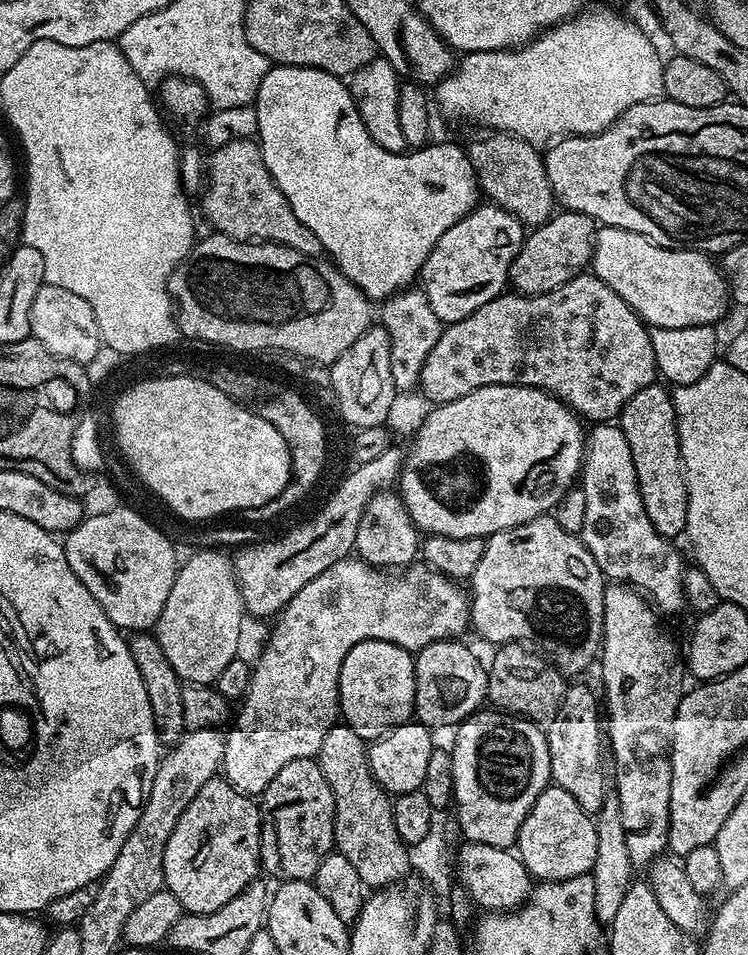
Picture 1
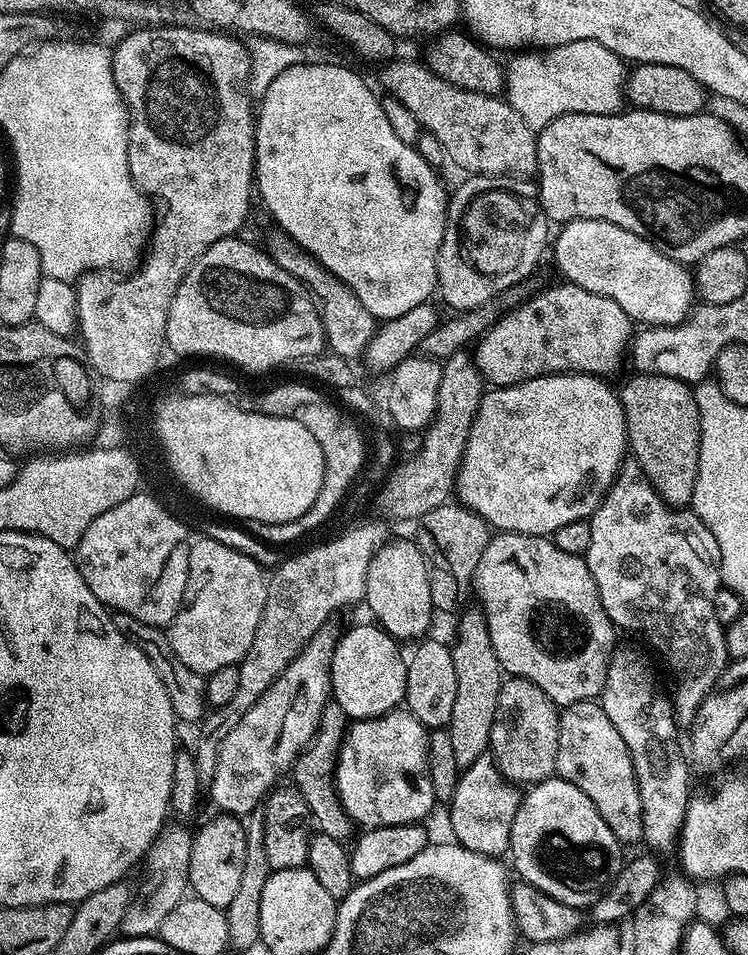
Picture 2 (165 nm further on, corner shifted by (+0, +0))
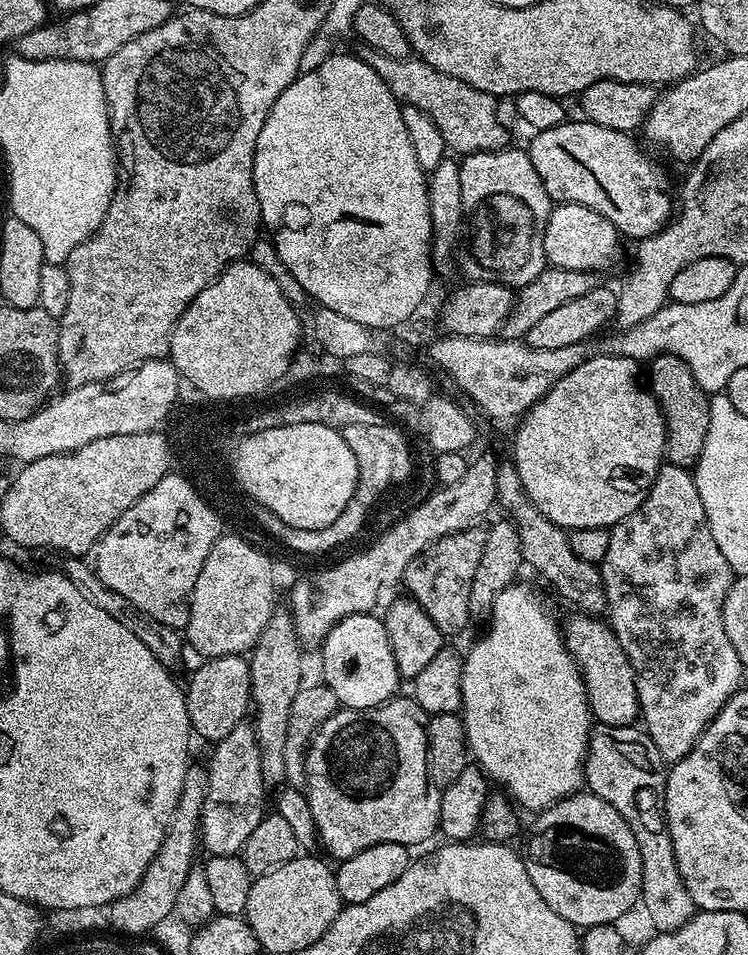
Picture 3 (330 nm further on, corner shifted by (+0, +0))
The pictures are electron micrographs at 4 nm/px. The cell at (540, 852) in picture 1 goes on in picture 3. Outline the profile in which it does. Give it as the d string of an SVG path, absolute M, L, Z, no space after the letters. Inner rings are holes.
M581 790L545 808L533 820L536 821L532 824L528 845L522 848L526 874L530 874L534 890L542 894L546 906L550 906L554 914L583 930L599 924L616 924L632 907L640 904L642 854L626 818L622 818L610 802L602 802L593 792Z

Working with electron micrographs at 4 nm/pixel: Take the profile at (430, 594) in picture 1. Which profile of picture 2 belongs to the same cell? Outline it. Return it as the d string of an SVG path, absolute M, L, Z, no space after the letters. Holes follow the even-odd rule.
M322 630L308 643L292 660L290 666L283 674L273 682L270 690L246 710L242 722L234 726L234 730L223 733L218 744L216 754L216 769L214 778L210 782L212 788L212 800L217 804L221 813L247 818L257 811L265 803L269 792L273 791L275 782L279 776L287 777L292 771L301 752L308 747L309 742L315 738L316 731L322 718L322 710L330 702L332 695L332 638L328 630Z

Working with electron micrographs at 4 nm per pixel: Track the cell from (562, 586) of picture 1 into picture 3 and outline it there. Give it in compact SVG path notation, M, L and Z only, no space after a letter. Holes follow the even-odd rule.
M575 615L563 621L564 645L568 647L569 654L584 678L595 723L623 728L635 725L640 716L636 671L632 668L630 658L626 658L626 650L622 650L622 642L618 642L611 627L603 619L595 615Z

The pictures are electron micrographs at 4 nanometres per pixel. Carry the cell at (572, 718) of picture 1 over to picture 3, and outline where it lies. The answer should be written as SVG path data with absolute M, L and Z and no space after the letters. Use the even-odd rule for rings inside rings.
M601 724L593 727L588 739L588 757L584 759L584 778L587 791L593 792L602 802L610 802L622 818L630 826L634 838L638 842L638 850L642 854L642 886L640 887L640 904L648 915L656 932L676 932L698 909L694 898L690 898L690 890L682 882L682 874L678 870L678 862L674 858L674 842L670 838L668 819L664 817L664 795L668 781L668 768L662 754L658 754L658 746L648 736L648 733L636 726L606 726Z

